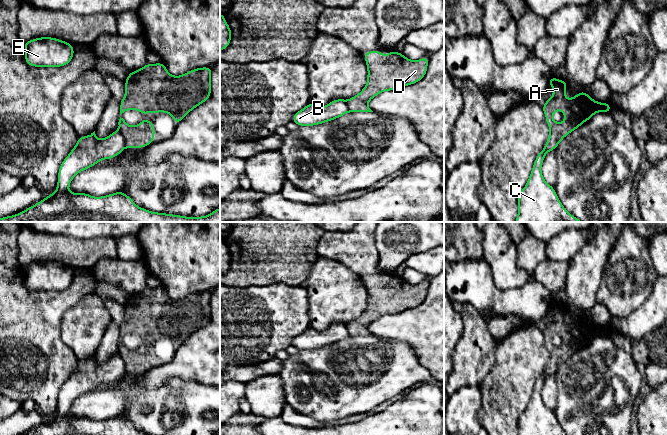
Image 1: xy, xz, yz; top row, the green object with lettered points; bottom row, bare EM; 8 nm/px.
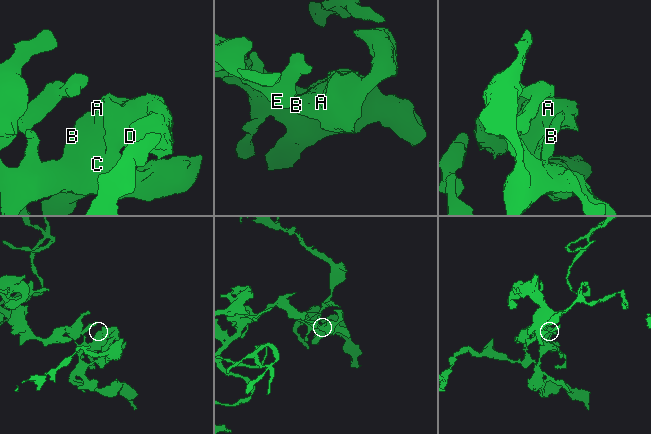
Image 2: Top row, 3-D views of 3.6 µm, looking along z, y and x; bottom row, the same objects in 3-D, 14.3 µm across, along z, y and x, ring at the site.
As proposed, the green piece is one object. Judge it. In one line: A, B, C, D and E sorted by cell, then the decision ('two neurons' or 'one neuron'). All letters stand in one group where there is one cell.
A D / B C E | two neurons

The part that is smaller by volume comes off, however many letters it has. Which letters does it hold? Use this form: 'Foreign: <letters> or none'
Foreign: A, D

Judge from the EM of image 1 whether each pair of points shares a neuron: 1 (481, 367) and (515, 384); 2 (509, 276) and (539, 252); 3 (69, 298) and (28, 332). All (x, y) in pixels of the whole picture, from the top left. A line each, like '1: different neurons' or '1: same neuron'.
1: different neurons
2: different neurons
3: same neuron

